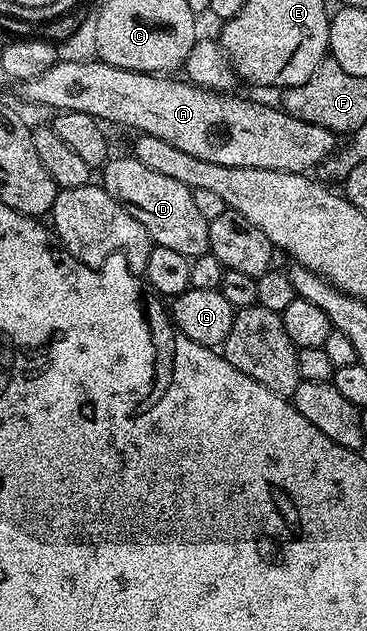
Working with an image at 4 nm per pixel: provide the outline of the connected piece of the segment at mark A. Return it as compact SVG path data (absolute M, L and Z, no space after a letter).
M59 59L41 75L22 82L21 89L24 99L35 105L48 105L51 111L81 111L100 123L108 121L111 125L124 125L127 129L136 129L136 134L165 139L165 143L173 143L177 151L185 151L185 155L193 155L197 159L205 159L205 163L217 163L221 167L268 169L307 175L318 170L319 164L336 152L336 134L325 127L317 127L315 123L305 123L281 107L275 106L274 109L259 101L242 101L239 97L230 97L230 92L204 89L202 85L192 85L186 79L174 81L173 78L171 75L129 71L98 59Z

